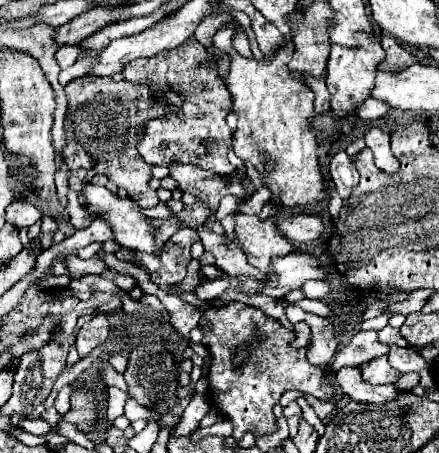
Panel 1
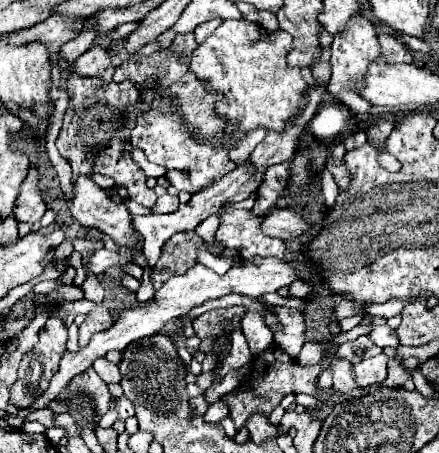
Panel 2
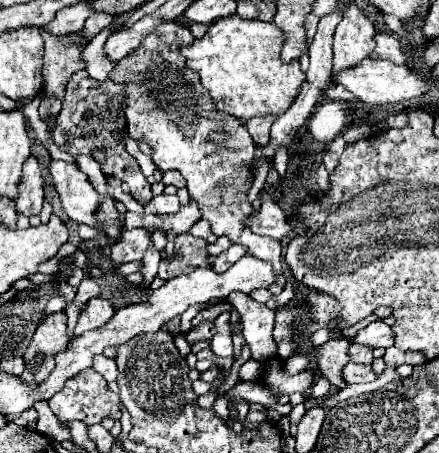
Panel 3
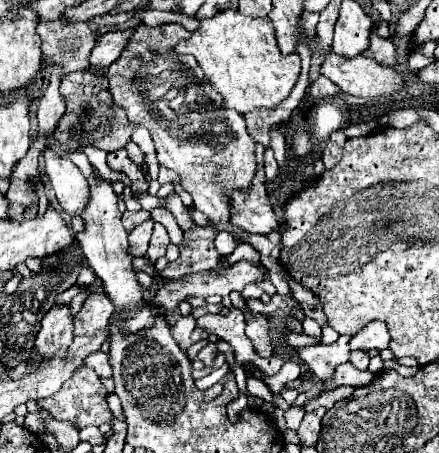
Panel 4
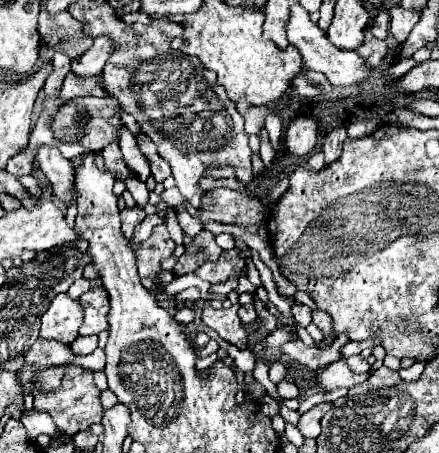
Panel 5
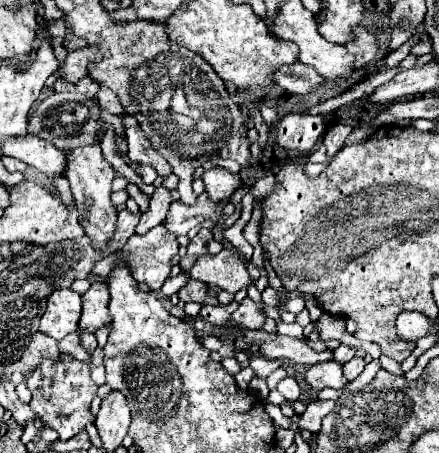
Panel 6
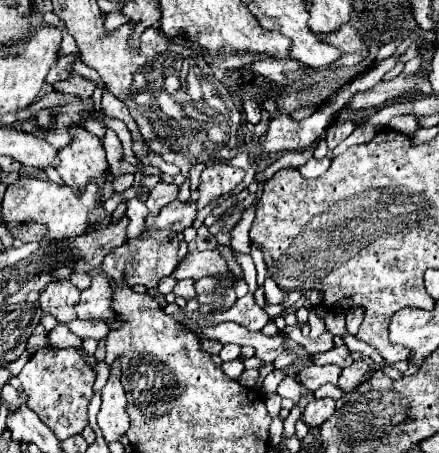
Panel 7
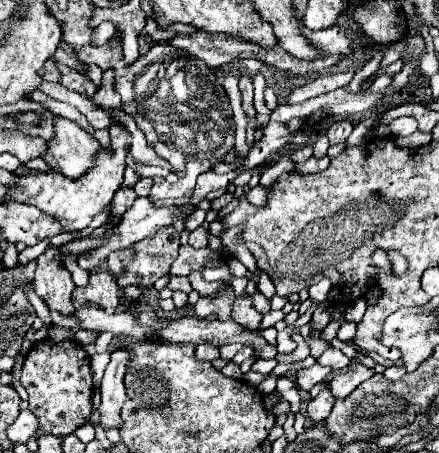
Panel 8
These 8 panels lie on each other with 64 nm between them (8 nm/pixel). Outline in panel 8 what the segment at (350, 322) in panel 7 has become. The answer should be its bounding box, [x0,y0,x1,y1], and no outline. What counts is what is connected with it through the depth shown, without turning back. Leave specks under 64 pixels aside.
[344,298,367,324]

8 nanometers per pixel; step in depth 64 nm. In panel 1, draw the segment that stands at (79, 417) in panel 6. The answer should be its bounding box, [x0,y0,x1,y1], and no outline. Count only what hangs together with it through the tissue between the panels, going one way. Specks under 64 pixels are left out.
[124,398,150,420]

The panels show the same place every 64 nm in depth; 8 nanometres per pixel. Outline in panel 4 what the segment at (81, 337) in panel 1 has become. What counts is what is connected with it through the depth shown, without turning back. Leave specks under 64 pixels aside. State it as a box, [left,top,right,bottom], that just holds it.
[76,292,114,330]

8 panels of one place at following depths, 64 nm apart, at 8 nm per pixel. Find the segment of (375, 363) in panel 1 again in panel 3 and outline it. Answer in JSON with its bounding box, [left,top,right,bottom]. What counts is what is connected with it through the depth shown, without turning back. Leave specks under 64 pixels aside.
[344,362,376,384]

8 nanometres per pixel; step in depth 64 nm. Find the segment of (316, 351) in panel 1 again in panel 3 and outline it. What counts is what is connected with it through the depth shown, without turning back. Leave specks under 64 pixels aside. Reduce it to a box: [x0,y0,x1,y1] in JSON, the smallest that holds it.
[284,354,310,376]

